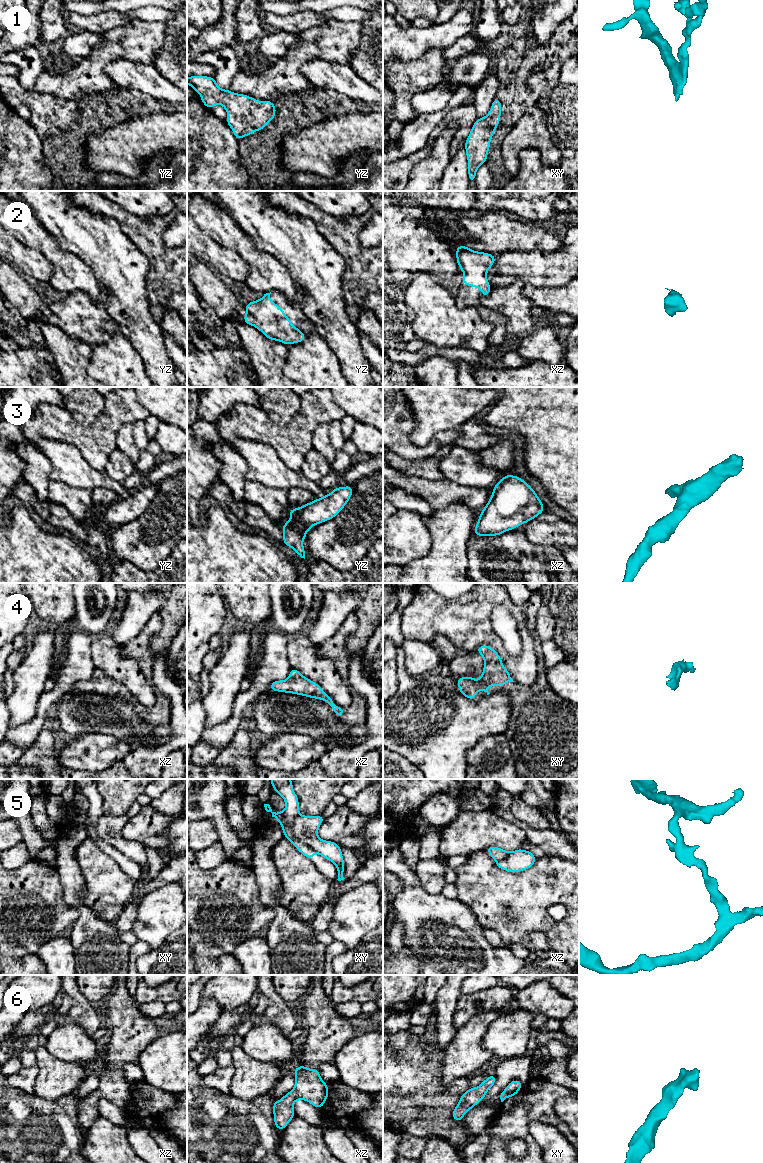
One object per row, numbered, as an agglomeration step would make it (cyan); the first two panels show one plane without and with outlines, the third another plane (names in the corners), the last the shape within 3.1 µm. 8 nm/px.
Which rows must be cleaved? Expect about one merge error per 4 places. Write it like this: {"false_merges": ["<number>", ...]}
{"false_merges": ["5"]}

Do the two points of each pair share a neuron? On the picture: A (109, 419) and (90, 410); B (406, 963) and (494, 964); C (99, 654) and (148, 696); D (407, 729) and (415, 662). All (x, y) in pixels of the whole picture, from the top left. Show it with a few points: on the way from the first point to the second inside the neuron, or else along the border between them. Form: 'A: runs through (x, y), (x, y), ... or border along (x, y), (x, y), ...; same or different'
A: border along (104, 397), (103, 409), (93, 423); different
B: border along (404, 945), (417, 957), (420, 964); different
C: runs through (111, 661), (136, 684); same
D: border along (436, 669), (418, 675), (409, 675), (405, 670); different

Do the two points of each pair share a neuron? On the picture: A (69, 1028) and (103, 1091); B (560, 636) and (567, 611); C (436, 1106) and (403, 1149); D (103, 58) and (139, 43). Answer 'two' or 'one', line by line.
A: two
B: one
C: two
D: one

